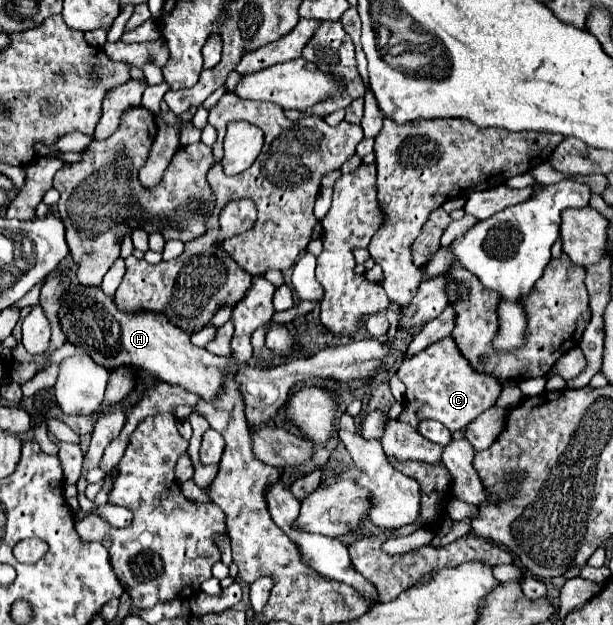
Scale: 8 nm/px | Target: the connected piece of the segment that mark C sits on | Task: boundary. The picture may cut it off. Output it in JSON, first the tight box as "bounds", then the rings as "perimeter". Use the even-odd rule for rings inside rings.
{"bounds":[397,336,501,430],"perimeter":[[[451,336],[431,344],[423,352],[415,354],[409,362],[403,362],[397,370],[399,380],[407,386],[405,392],[405,410],[399,414],[399,422],[405,422],[413,426],[415,430],[419,428],[419,422],[423,420],[437,420],[453,430],[467,426],[473,418],[477,418],[481,412],[491,408],[501,392],[501,384],[495,378],[489,378],[485,374],[477,374],[465,358],[461,358],[461,352],[457,350],[457,344],[453,342]],[[445,362],[453,362],[453,376],[445,374],[447,370],[443,368]],[[461,368],[461,370],[457,370]]]}

